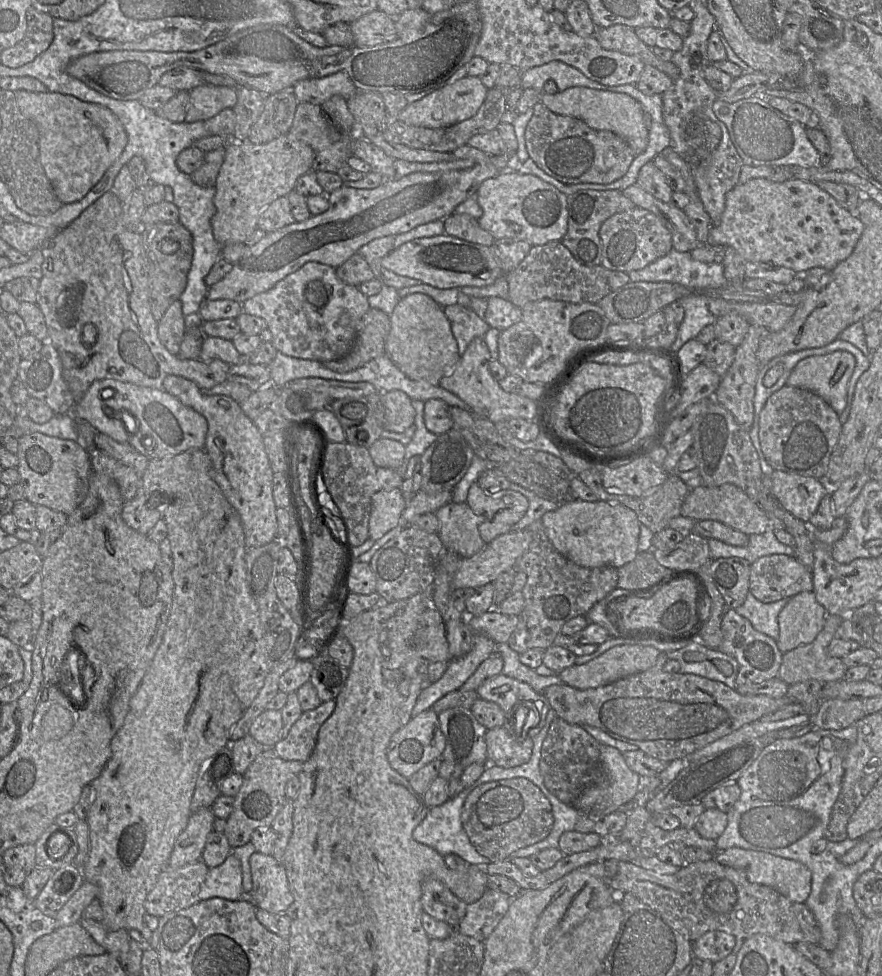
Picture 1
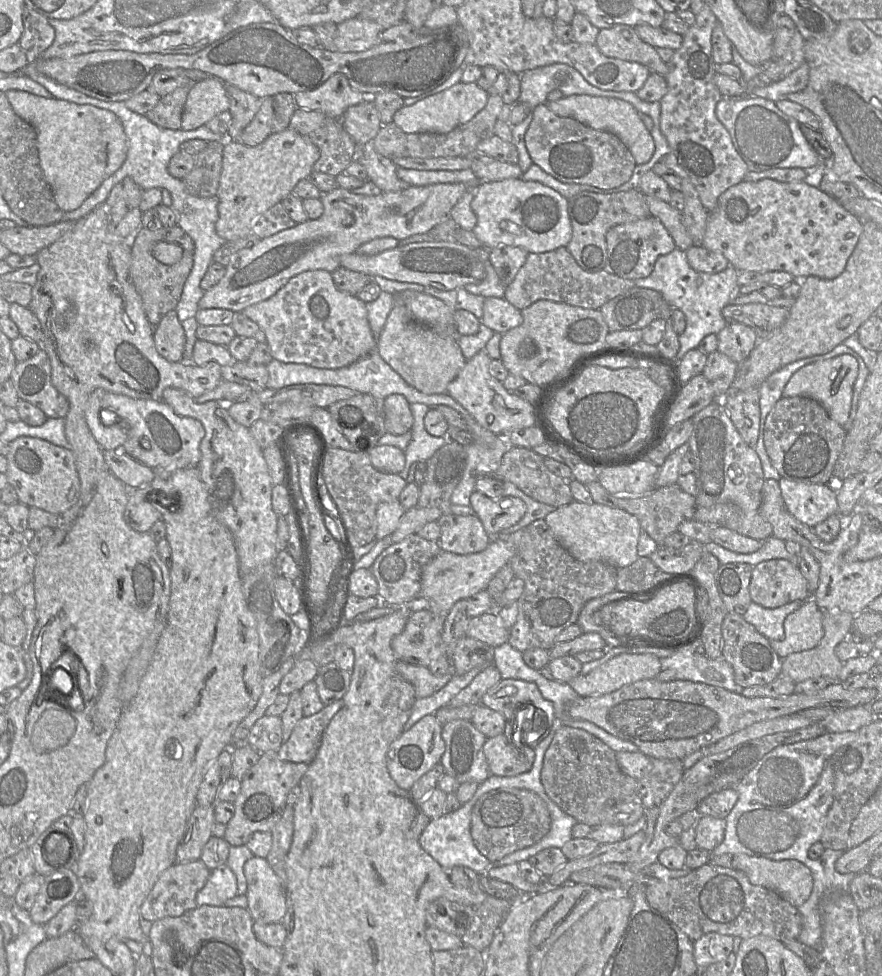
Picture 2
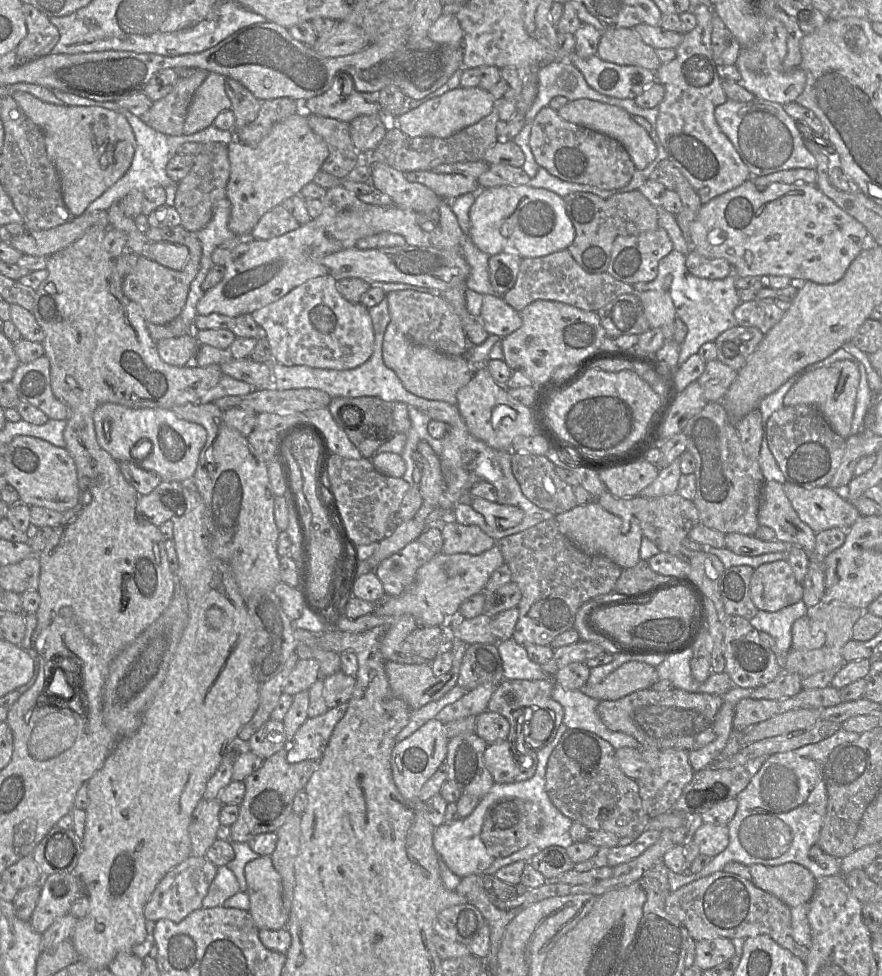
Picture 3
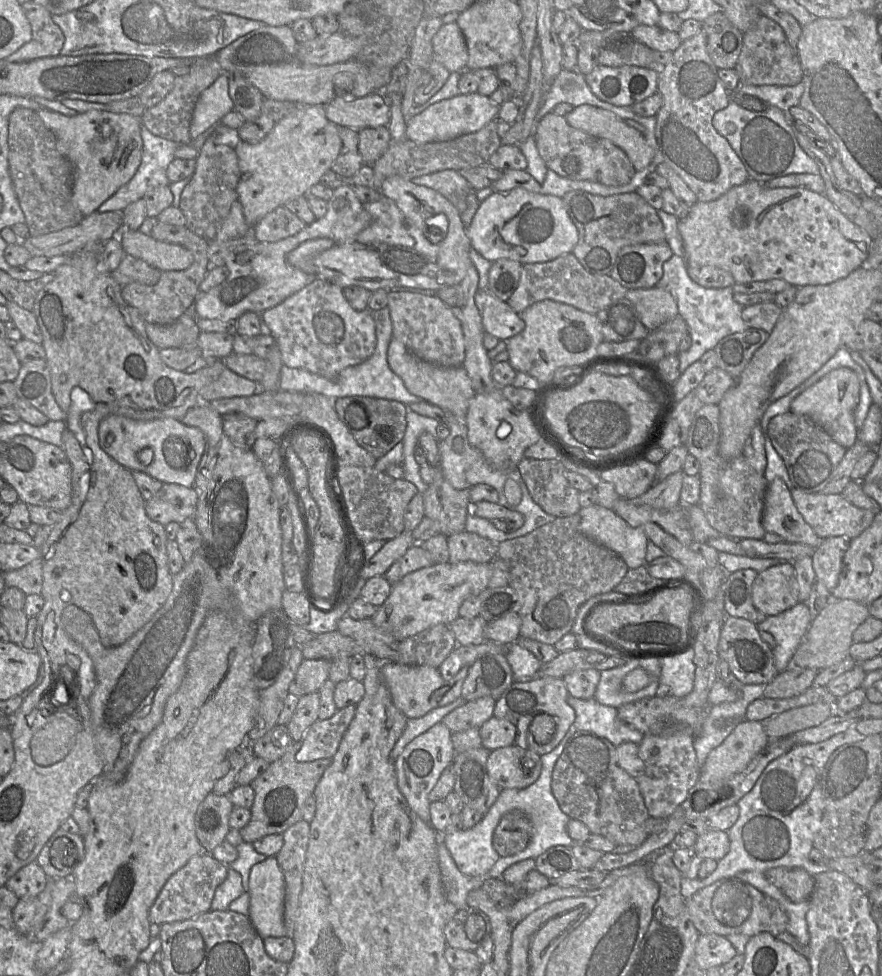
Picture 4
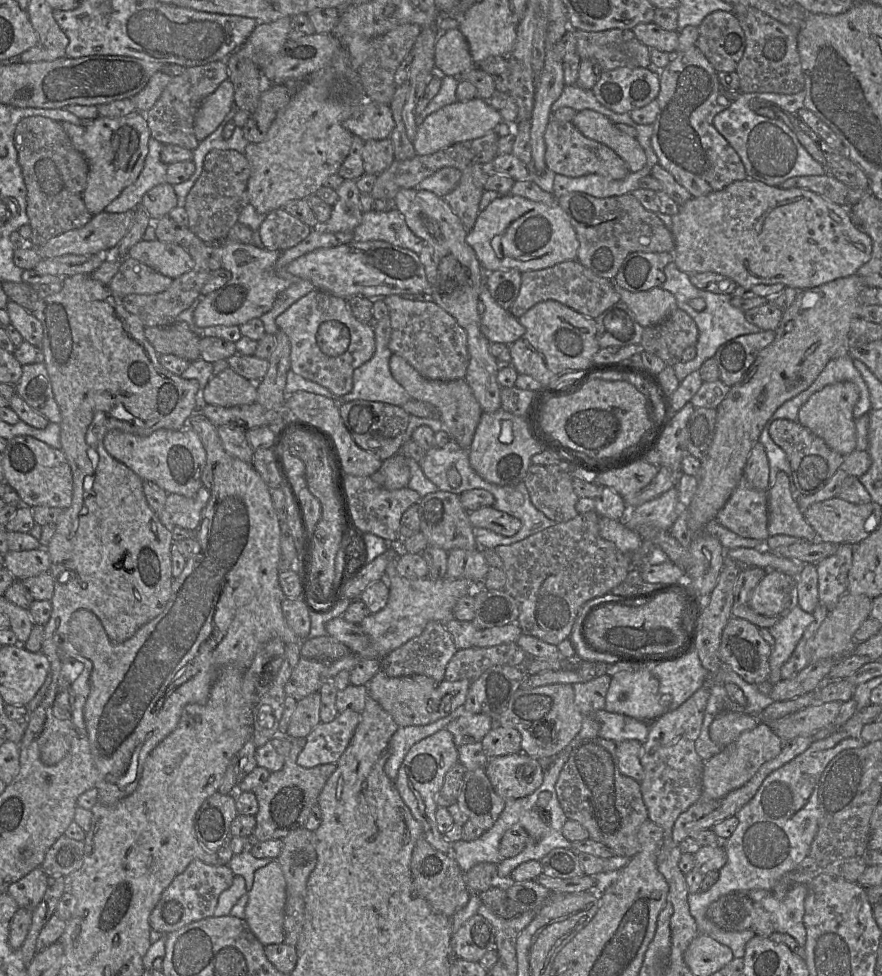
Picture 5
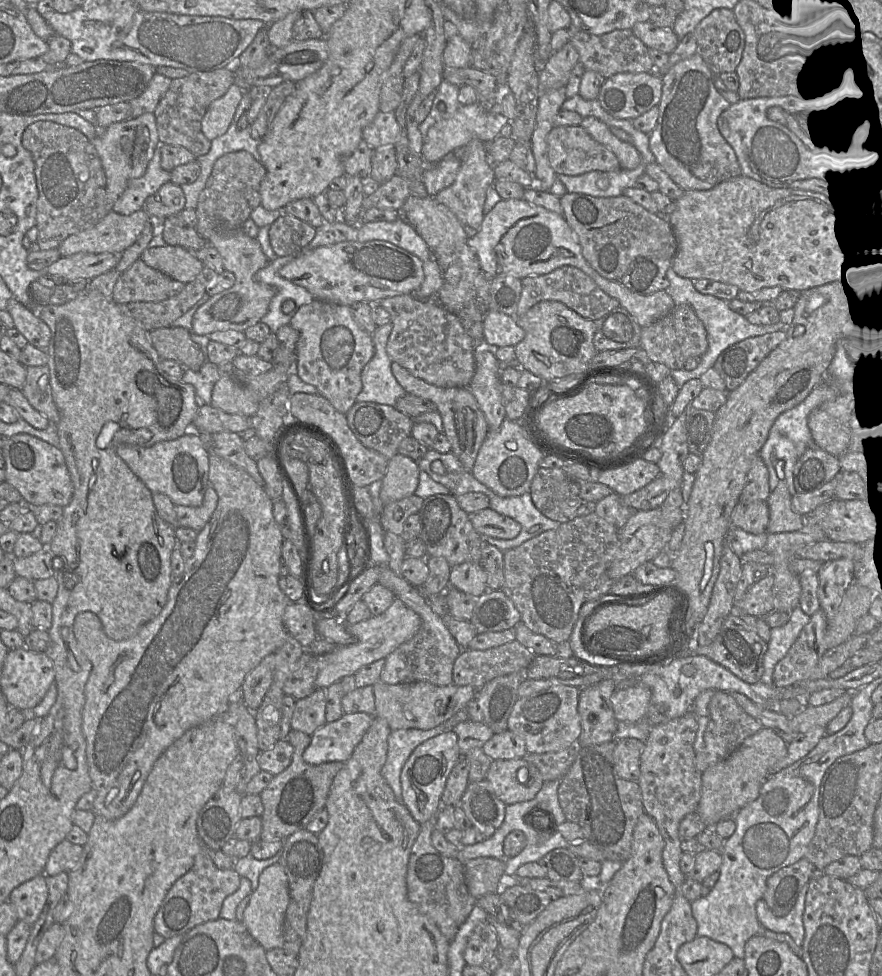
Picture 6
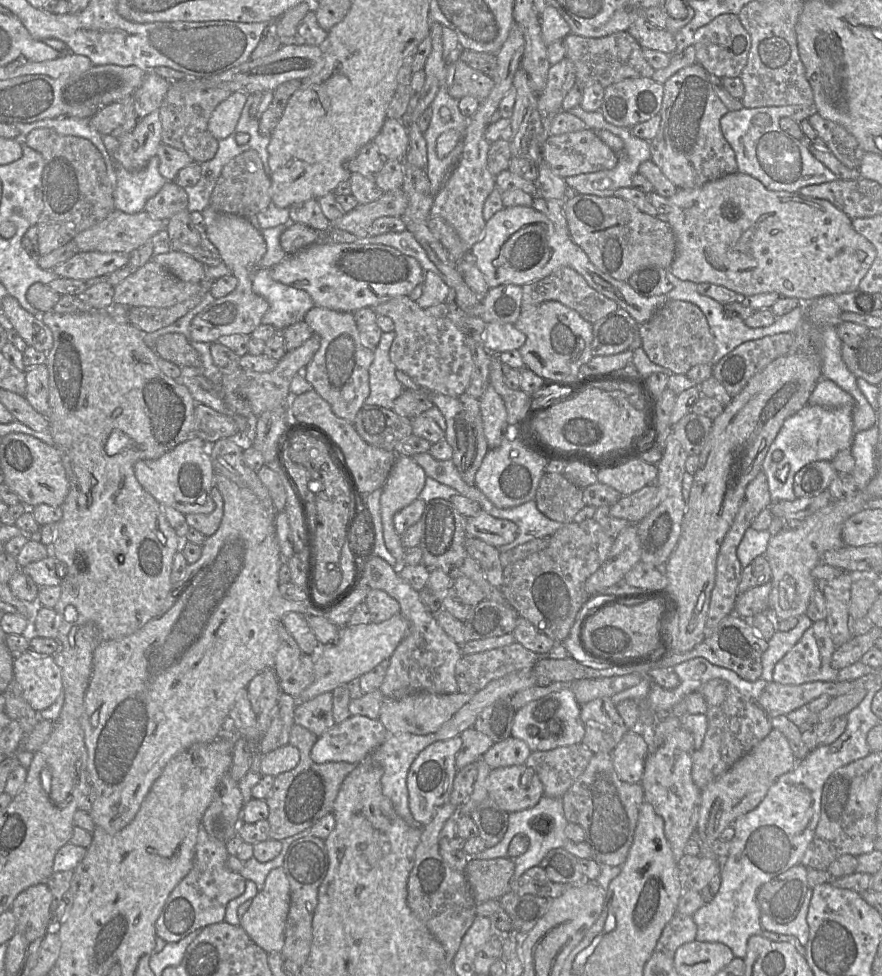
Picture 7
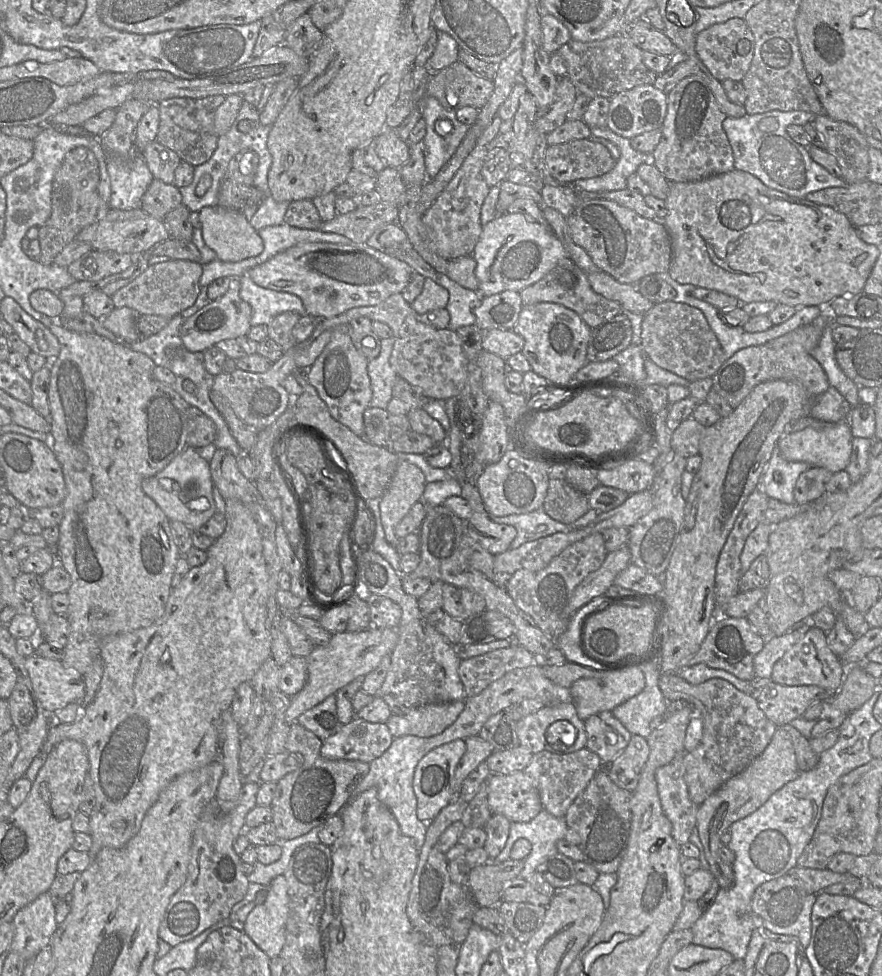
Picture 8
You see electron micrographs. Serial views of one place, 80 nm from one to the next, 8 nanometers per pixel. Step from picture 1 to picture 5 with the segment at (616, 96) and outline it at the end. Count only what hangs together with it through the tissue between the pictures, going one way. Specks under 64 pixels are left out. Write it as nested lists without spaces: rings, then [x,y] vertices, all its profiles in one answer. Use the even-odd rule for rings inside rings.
[[[594,110],[578,111],[572,124],[587,138],[611,148],[627,164],[630,172],[641,170],[647,162],[644,149],[638,140],[620,131],[616,124]]]

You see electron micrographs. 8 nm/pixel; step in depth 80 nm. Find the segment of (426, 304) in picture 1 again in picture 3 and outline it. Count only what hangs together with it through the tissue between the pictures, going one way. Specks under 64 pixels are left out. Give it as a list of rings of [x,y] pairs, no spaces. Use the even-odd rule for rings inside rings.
[[[391,321],[382,344],[383,362],[399,377],[404,387],[414,395],[457,405],[457,393],[473,376],[473,368],[465,356],[446,355],[408,340]]]

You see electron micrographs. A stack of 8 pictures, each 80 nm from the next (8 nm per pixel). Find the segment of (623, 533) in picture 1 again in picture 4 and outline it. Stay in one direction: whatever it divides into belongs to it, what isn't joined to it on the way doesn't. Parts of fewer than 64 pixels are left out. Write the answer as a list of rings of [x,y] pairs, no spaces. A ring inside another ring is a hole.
[[[593,504],[581,508],[580,531],[621,556],[629,569],[646,565],[648,539],[642,528],[633,528],[612,510]]]

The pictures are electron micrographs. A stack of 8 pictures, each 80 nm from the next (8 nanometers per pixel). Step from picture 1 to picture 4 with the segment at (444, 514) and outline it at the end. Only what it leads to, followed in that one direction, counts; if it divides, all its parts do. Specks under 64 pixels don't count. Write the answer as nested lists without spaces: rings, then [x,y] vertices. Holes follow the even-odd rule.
[[[466,530],[448,536],[447,543],[450,563],[490,563],[497,557],[497,543]]]

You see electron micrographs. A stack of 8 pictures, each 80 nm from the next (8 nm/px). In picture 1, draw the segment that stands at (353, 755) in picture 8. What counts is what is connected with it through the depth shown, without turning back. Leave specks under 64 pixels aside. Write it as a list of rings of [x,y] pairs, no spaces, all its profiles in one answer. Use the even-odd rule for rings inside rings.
[[[336,701],[322,702],[317,708],[302,712],[288,735],[275,744],[273,750],[283,760],[306,762],[312,755],[322,724],[331,716]]]

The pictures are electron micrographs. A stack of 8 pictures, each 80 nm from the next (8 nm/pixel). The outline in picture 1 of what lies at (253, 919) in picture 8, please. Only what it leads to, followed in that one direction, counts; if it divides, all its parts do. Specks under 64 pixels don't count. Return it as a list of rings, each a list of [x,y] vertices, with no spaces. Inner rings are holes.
[[[254,852],[249,858],[252,887],[247,894],[242,894],[248,903],[257,909],[274,914],[284,914],[292,903],[292,895],[288,889],[285,869],[272,855]]]

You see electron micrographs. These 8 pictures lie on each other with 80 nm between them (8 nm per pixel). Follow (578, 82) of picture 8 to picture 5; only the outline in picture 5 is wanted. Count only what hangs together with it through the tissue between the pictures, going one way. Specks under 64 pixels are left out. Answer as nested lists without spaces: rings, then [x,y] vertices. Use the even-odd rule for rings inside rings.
[[[577,30],[575,36],[580,59],[596,62],[603,71],[622,67],[649,68],[652,64],[650,48],[640,42],[632,30]]]

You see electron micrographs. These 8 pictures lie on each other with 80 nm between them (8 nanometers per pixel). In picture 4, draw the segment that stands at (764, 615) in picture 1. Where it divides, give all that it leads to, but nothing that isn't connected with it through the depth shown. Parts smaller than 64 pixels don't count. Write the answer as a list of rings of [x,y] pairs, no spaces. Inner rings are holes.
[[[798,602],[777,615],[767,616],[757,624],[759,630],[771,633],[775,639],[772,653],[778,673],[789,667],[790,660],[811,620],[812,615],[808,607],[804,602]]]

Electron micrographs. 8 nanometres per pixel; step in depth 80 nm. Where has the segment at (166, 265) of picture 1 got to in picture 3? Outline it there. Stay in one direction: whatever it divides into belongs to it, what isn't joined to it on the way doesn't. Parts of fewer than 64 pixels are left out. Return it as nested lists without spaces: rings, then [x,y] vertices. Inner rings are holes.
[[[182,225],[150,227],[145,235],[152,242],[179,243],[189,250],[188,262],[181,270],[173,270],[145,256],[139,256],[134,269],[123,278],[123,294],[139,305],[147,323],[164,325],[179,317],[186,304],[190,285],[199,271],[202,247],[195,232],[186,230]]]

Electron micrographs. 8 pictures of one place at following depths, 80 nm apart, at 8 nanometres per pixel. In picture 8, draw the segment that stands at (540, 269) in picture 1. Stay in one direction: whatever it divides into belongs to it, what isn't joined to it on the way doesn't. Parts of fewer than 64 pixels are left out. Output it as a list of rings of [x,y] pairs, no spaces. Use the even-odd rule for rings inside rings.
[[[569,257],[561,260],[542,279],[522,289],[520,296],[523,306],[538,302],[561,304],[575,311],[591,328],[599,326],[623,311],[618,302],[609,300],[596,293],[588,281],[587,274]]]

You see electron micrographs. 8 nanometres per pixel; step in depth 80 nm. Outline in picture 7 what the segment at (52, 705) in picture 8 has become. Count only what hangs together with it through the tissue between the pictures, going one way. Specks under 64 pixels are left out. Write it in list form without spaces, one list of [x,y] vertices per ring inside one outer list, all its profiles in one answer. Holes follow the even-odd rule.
[[[26,651],[14,656],[13,679],[21,687],[24,700],[37,712],[50,707],[63,692],[61,669],[55,663],[54,657],[51,655],[34,655],[33,653]]]

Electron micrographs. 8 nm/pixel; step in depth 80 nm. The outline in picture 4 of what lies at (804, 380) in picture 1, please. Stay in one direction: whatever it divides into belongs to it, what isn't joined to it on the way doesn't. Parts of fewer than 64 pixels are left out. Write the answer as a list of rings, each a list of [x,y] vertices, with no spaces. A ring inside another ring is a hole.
[[[841,367],[830,371],[815,384],[800,393],[790,405],[790,411],[810,418],[830,437],[846,449],[858,441],[854,411],[860,400],[860,381],[850,368]]]

